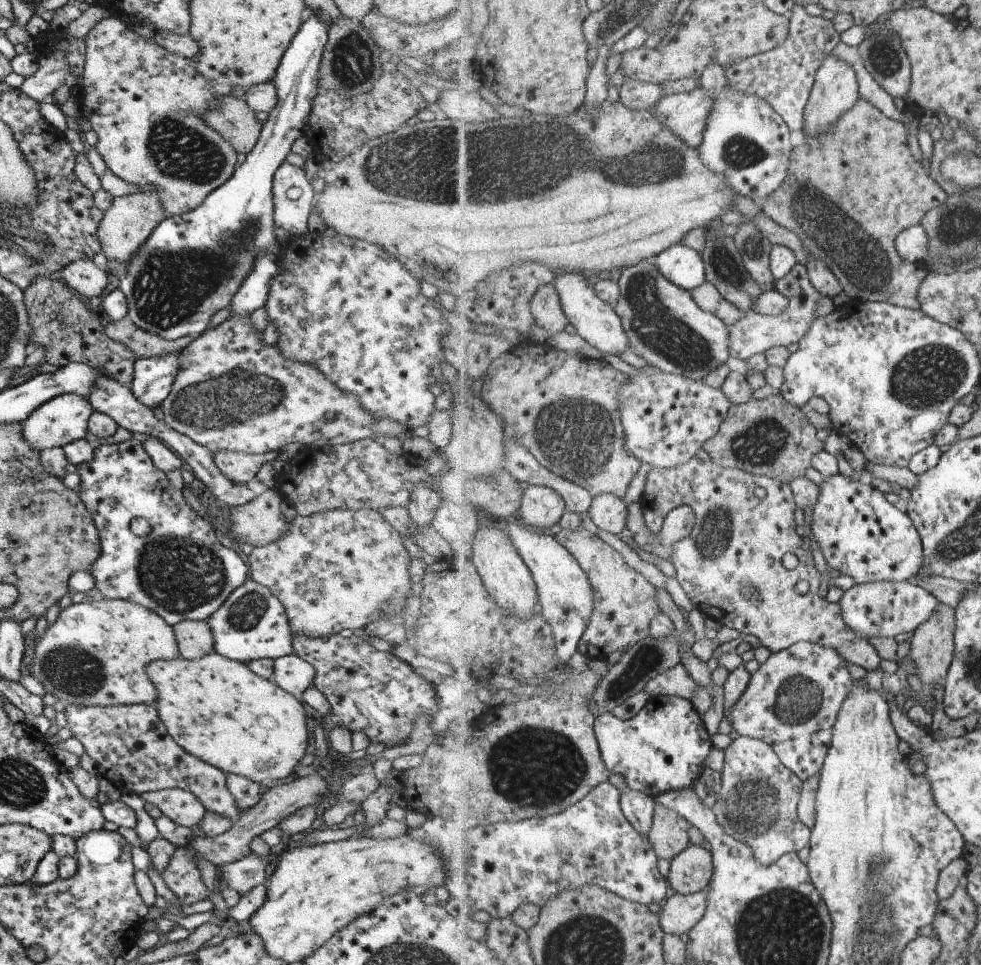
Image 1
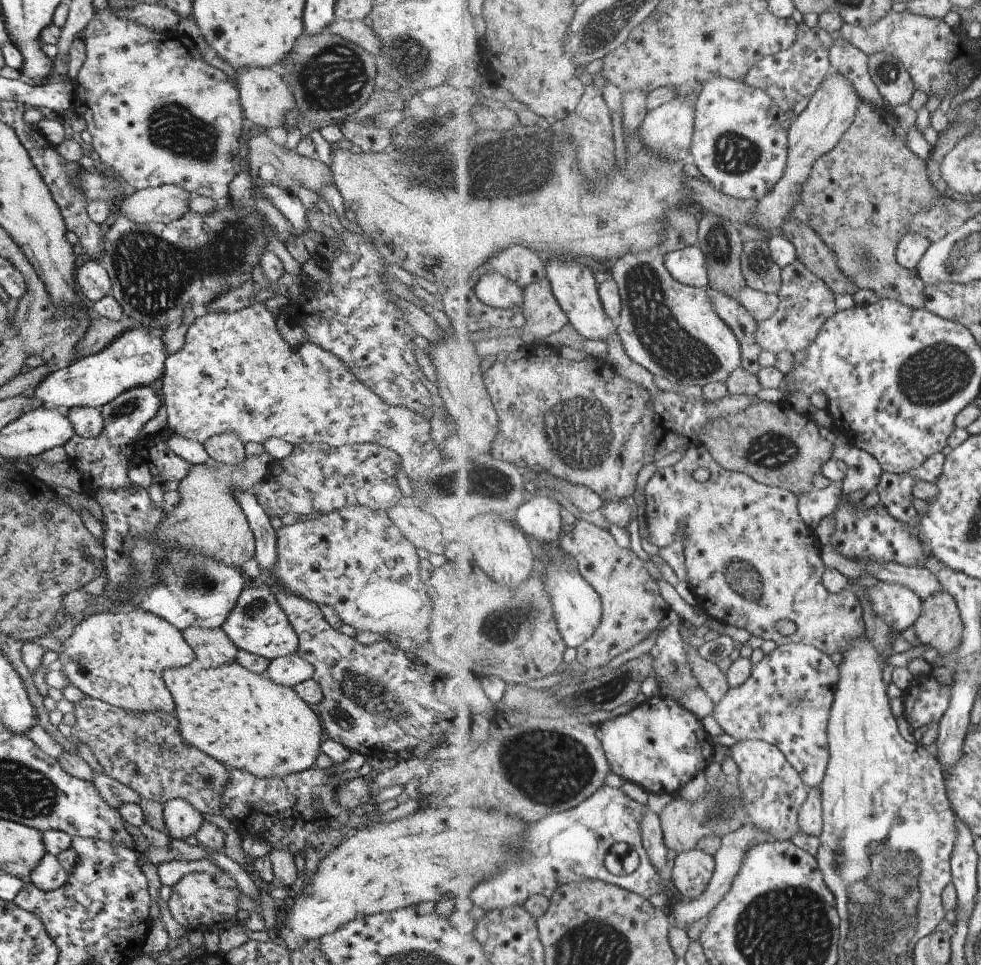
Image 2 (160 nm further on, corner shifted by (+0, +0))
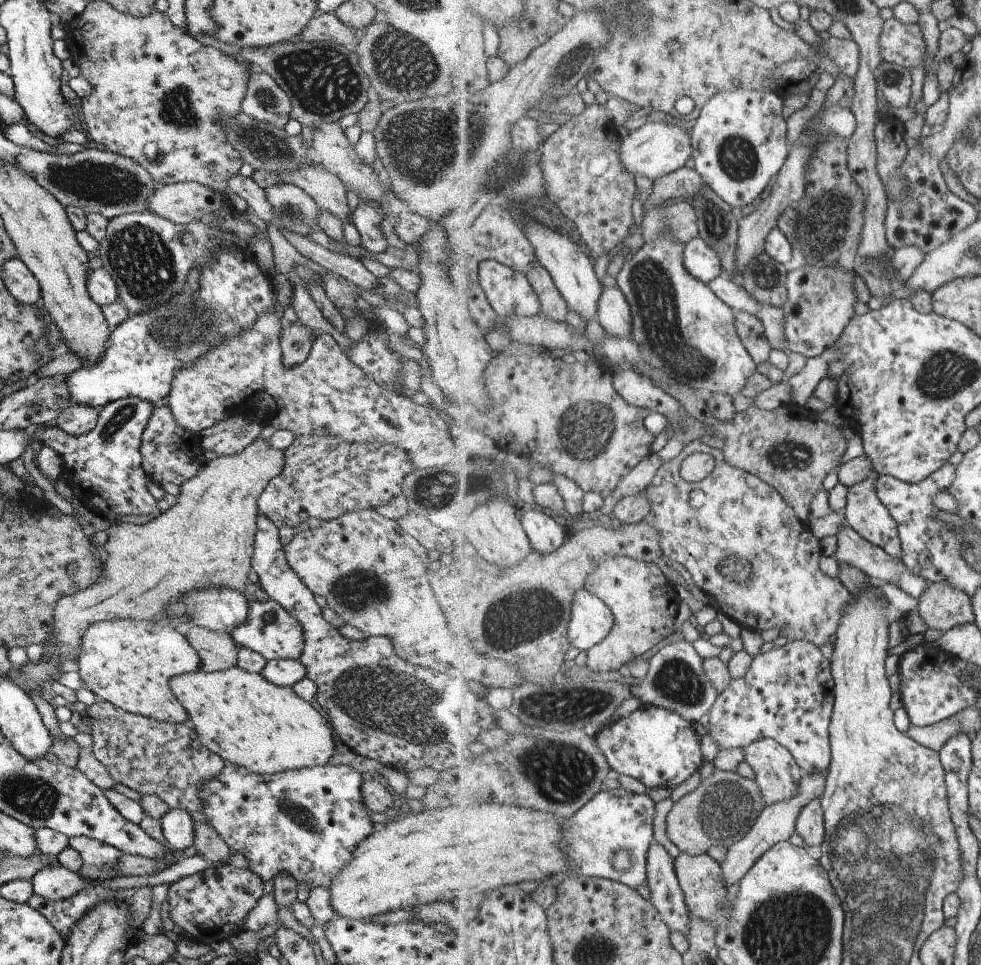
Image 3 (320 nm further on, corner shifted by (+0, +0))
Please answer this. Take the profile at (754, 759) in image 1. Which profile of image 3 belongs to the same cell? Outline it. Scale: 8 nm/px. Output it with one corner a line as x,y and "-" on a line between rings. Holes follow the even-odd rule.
762,738
754,742
746,749
746,761
754,768
756,772
756,785
761,789
764,801
767,805
772,805
796,795
800,788
800,782
803,780
803,772
793,753
777,739

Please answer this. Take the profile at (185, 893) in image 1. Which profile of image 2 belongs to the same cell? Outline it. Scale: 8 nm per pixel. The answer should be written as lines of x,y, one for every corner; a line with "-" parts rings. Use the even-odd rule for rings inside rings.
221,871
210,876
208,873
190,873
183,875
170,886
171,895
166,902
175,922
185,930
220,931
224,926
236,922
237,896
239,891
235,881

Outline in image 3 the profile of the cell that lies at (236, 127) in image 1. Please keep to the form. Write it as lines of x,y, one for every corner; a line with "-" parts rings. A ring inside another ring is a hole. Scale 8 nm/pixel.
319,164
280,173
251,173
250,177
262,189
275,183
289,183
298,186
313,199
321,211
327,211
341,222
346,222
347,216
351,218
343,184
339,178
325,168
321,168

